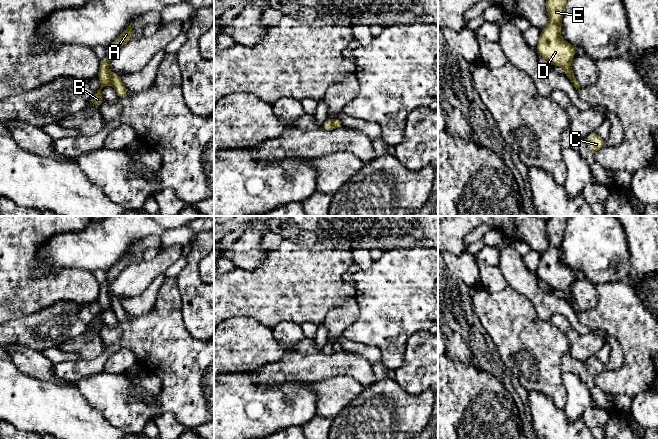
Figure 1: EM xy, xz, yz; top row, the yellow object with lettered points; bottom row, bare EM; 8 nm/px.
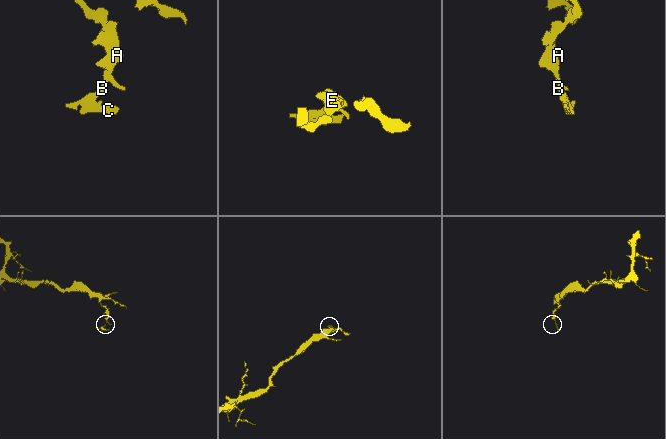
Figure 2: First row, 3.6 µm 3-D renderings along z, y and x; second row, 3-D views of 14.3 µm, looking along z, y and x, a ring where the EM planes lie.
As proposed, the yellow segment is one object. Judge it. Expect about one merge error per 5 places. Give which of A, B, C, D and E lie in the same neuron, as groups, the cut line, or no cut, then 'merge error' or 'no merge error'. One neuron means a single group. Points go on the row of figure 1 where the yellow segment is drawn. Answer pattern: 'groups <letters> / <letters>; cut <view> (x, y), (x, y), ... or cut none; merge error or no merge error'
groups A D E / B C; cut xy (109, 73), (111, 83); merge error

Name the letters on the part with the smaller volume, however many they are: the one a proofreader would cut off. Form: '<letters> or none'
B, C

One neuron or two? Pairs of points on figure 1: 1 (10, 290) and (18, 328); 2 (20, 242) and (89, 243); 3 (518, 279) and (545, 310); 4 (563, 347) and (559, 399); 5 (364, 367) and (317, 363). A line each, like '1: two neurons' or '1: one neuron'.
1: two neurons
2: two neurons
3: one neuron
4: one neuron
5: one neuron

